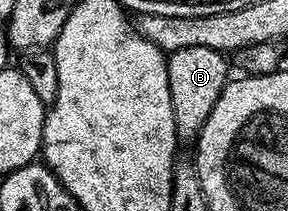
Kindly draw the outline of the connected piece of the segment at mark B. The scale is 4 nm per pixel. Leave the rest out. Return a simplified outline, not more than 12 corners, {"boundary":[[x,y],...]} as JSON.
{"boundary":[[226,53],[167,56],[178,141],[196,141],[231,79]]}

